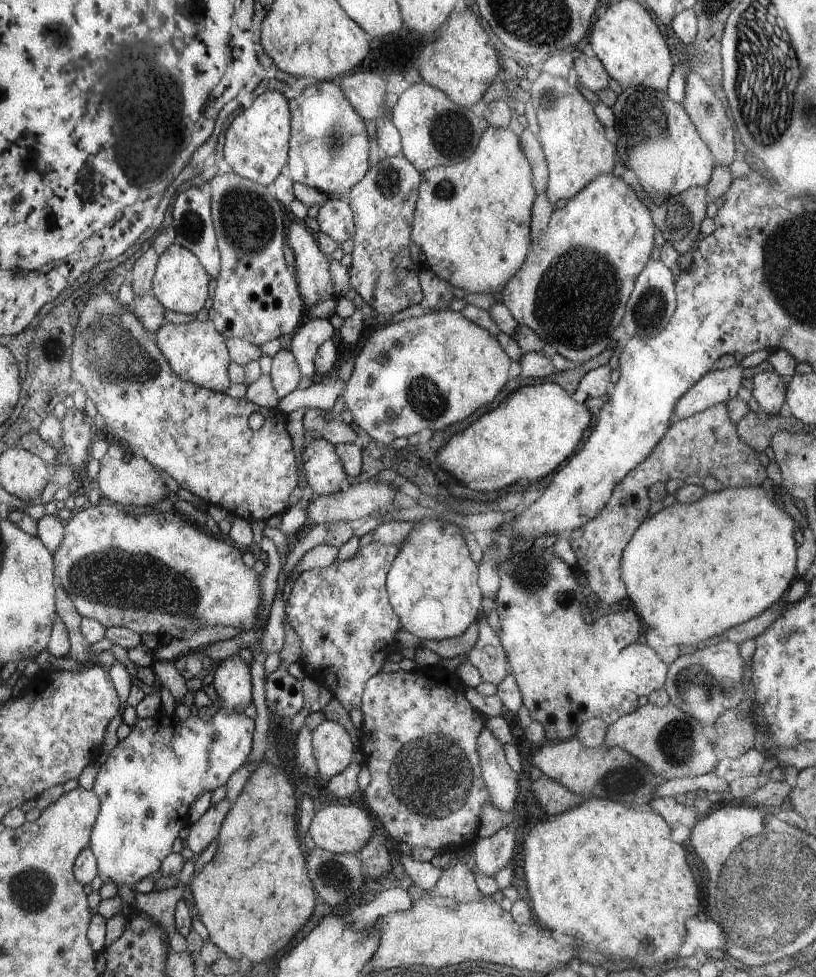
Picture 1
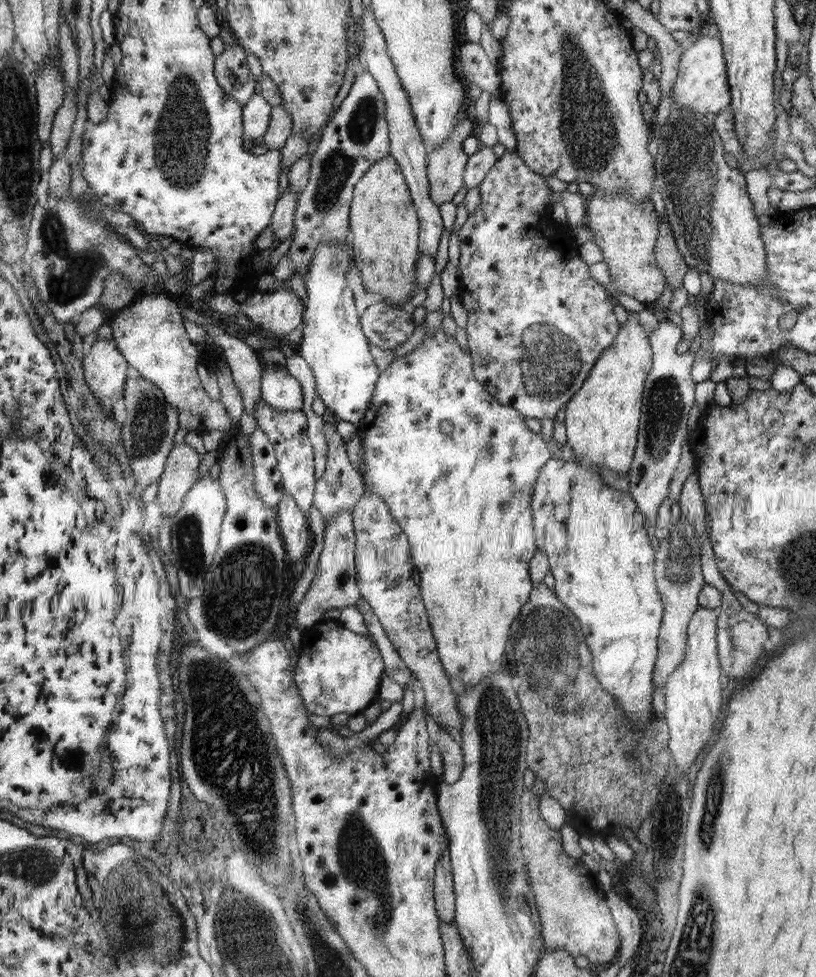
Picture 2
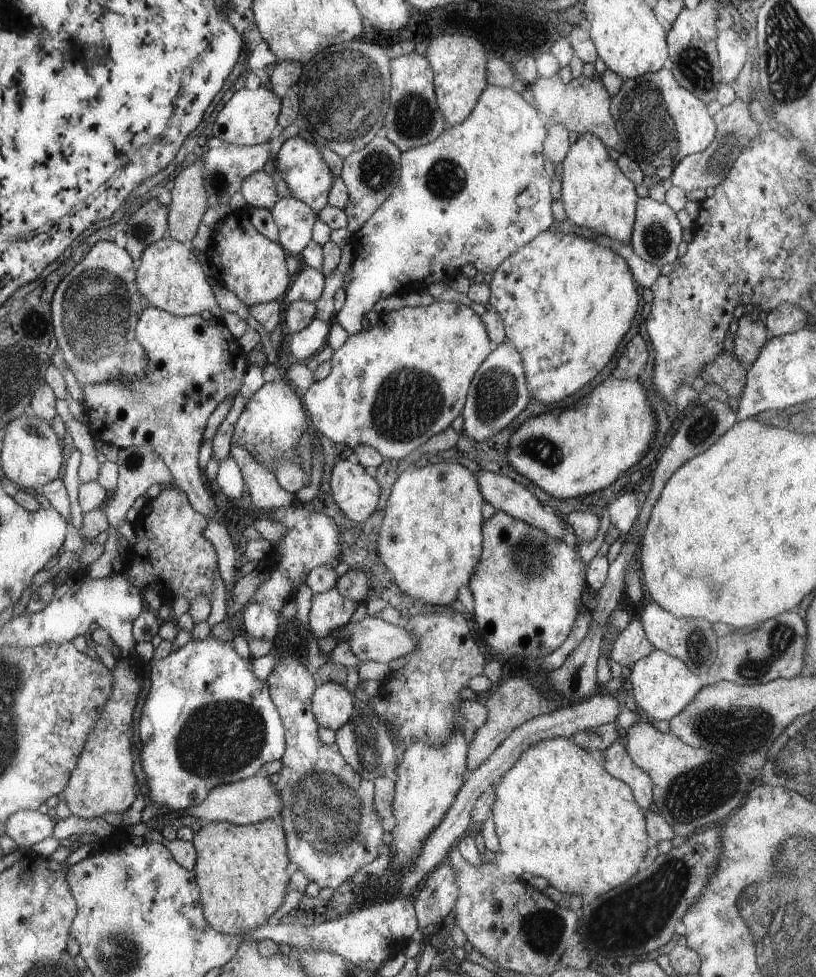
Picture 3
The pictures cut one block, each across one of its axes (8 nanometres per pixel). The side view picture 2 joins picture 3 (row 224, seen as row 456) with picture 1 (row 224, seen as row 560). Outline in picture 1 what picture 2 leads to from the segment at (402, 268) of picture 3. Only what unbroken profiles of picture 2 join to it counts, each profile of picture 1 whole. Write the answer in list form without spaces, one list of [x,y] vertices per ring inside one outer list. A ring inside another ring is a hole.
[[[489,126],[482,133],[480,144],[474,150],[474,154],[466,158],[465,161],[450,166],[440,165],[424,172],[424,182],[421,185],[421,197],[418,198],[417,212],[412,219],[412,240],[418,244],[416,253],[421,258],[425,258],[423,264],[426,268],[430,269],[442,280],[449,282],[453,287],[463,290],[466,295],[474,294],[474,292],[488,292],[488,294],[493,294],[497,291],[504,290],[505,286],[509,284],[509,280],[521,269],[522,264],[526,260],[527,252],[532,245],[532,208],[537,194],[532,184],[532,167],[530,162],[528,162],[527,156],[523,153],[522,148],[520,148],[520,142],[521,140],[518,140],[516,134],[510,129],[497,129]]]

